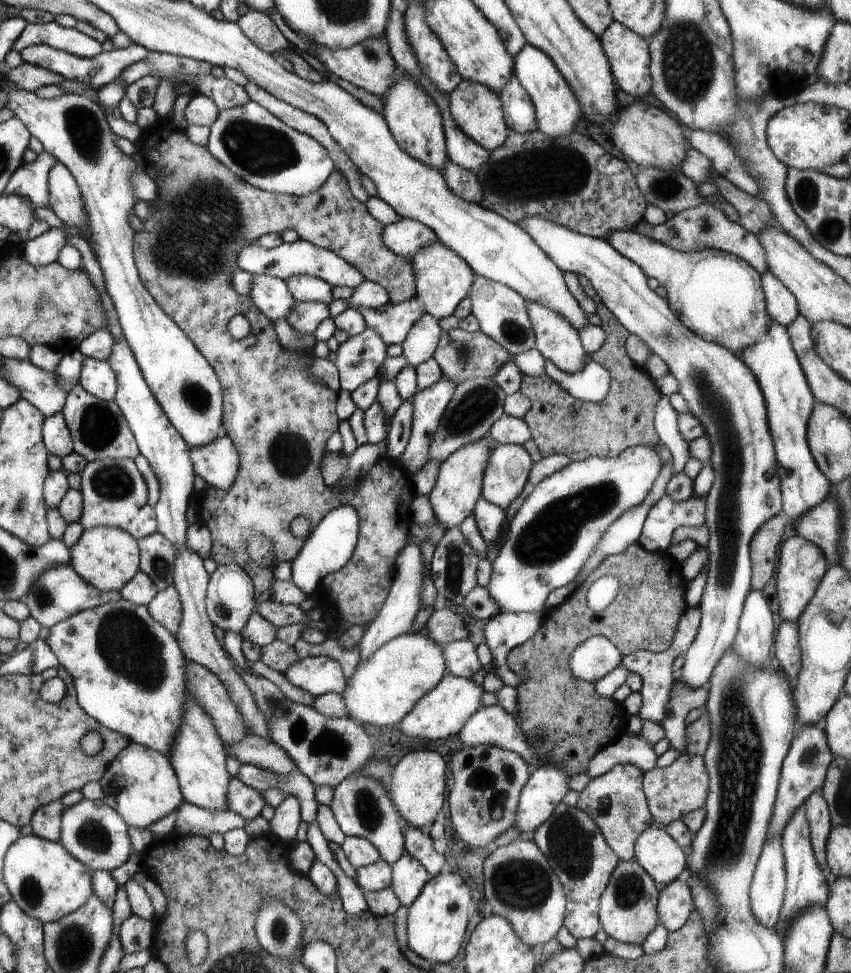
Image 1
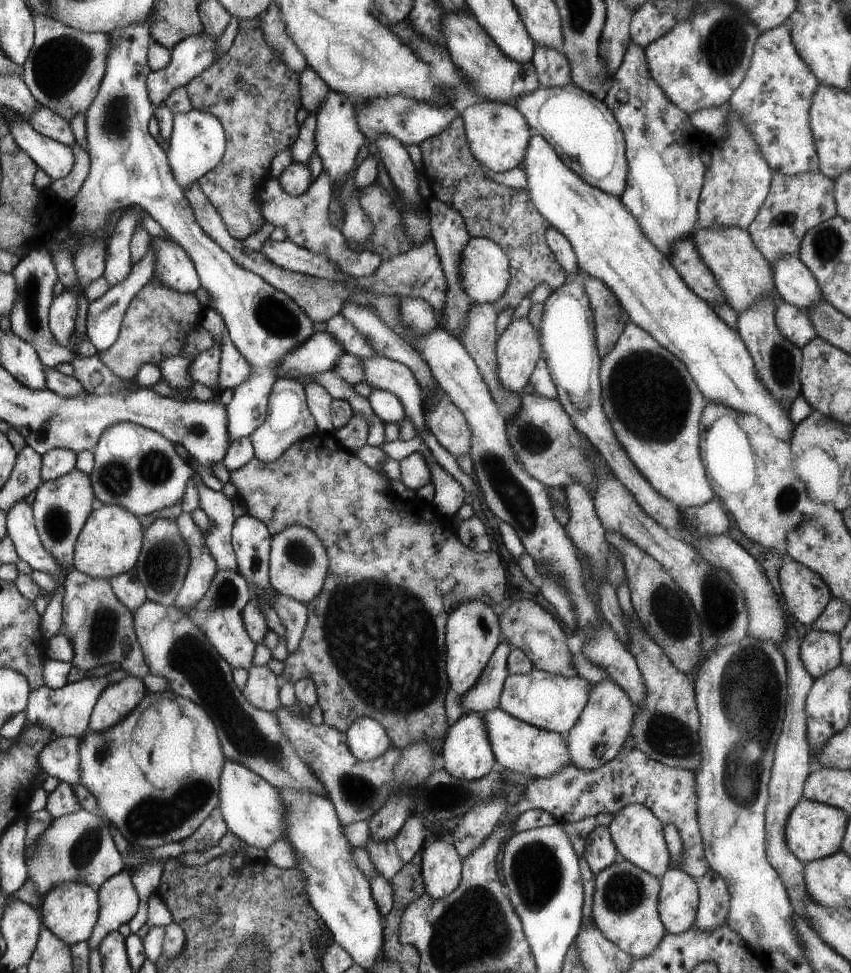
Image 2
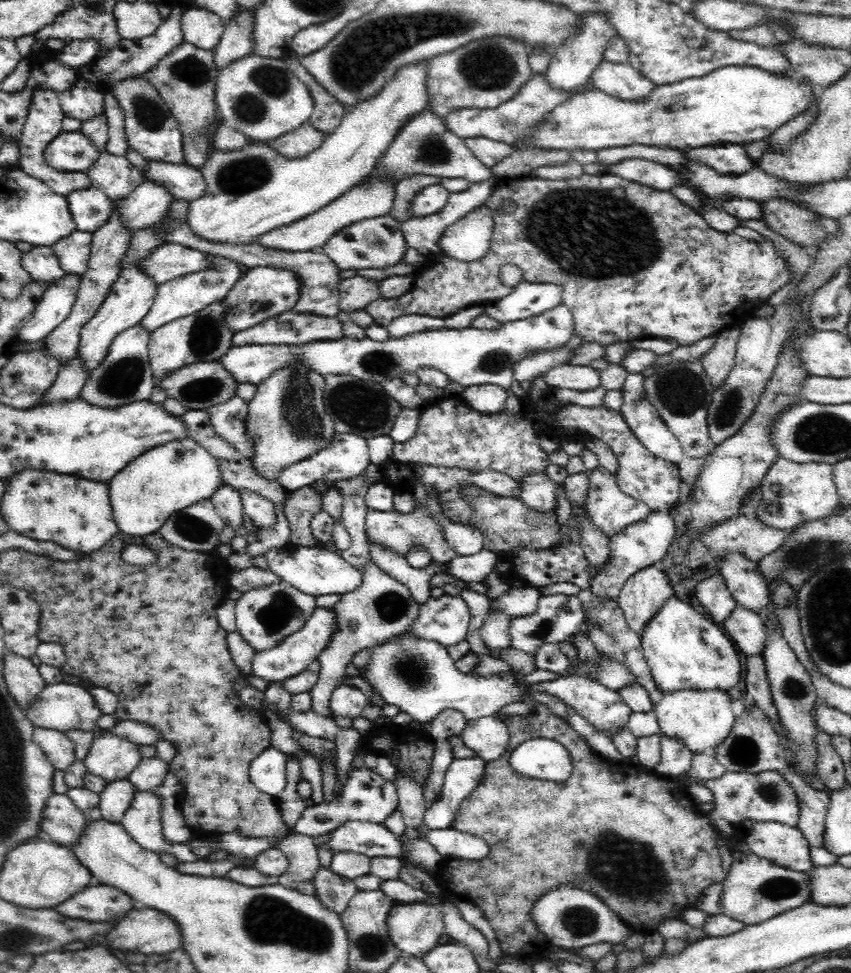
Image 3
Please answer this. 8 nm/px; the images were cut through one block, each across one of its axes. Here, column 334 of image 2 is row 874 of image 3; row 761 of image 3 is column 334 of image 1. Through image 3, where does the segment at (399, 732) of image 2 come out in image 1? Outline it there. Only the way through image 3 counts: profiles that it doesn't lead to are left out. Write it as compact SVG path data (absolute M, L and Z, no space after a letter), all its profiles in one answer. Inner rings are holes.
M163 120L163 122L157 122L157 124L153 124L153 126L143 128L143 130L141 130L141 136L139 136L139 142L137 142L135 146L137 146L137 154L141 154L141 158L145 160L145 164L147 164L149 168L155 168L155 170L157 170L157 178L155 178L155 182L157 182L157 198L149 202L149 208L151 208L149 218L143 220L143 226L141 226L139 232L133 236L133 258L135 258L135 266L137 266L137 272L139 272L139 278L143 280L145 288L151 292L153 300L157 300L157 304L165 310L165 314L167 314L173 322L177 322L177 326L189 336L189 340L193 340L193 344L199 348L199 352L205 356L205 360L209 360L209 364L213 366L213 372L219 376L219 382L221 382L221 388L223 388L223 428L225 428L227 438L233 442L233 446L235 446L235 450L237 450L237 456L239 456L237 474L235 474L235 480L233 480L233 484L229 486L229 490L219 490L219 488L215 488L215 486L207 486L201 494L195 496L197 522L201 522L203 526L207 526L207 530L209 530L209 534L211 534L211 554L209 554L209 556L211 556L219 566L237 564L239 568L243 568L245 574L249 574L249 578L251 578L251 582L253 582L253 588L255 588L255 604L259 606L259 604L263 604L263 602L273 600L273 584L275 584L275 572L273 572L273 568L275 568L277 564L281 564L281 562L293 562L293 558L297 556L299 548L305 544L305 538L297 538L297 536L291 534L291 526L289 526L291 520L295 520L297 516L303 516L303 518L309 520L311 530L313 530L313 528L321 522L321 518L323 518L327 512L331 512L331 510L335 510L335 508L339 508L339 506L353 506L355 512L359 514L359 536L357 536L355 554L347 560L347 564L345 564L343 568L339 568L335 574L329 574L329 576L325 576L325 578L321 580L321 594L323 594L325 602L327 602L329 606L333 606L333 610L337 612L337 616L341 616L341 624L345 626L345 630L351 628L351 626L357 626L357 624L369 626L369 624L377 618L379 610L383 608L385 600L387 600L387 596L389 596L389 588L391 588L391 584L393 584L393 572L395 572L397 552L403 550L403 546L405 546L405 542L407 542L407 538L409 538L409 534L407 534L407 530L411 528L411 514L409 514L409 508L411 508L411 506L409 506L409 500L411 500L411 496L413 496L413 494L411 494L411 486L409 486L405 474L401 472L401 468L395 464L395 460L385 456L383 460L379 460L379 462L369 470L369 474L363 478L363 482L357 484L355 492L349 490L349 492L343 492L343 494L339 494L339 496L335 496L335 494L331 492L331 488L329 488L329 486L325 484L325 480L323 480L321 462L323 462L323 458L325 458L325 442L327 442L327 438L329 438L333 432L339 430L339 422L341 422L339 416L337 416L337 396L339 396L339 392L335 392L333 388L329 388L329 386L325 386L325 384L321 384L321 382L313 382L313 380L311 380L309 366L311 366L311 358L313 358L313 356L309 356L309 354L295 354L295 352L289 352L289 350L285 350L283 346L279 346L277 336L275 336L275 330L273 330L273 322L271 322L269 318L265 318L265 314L257 308L257 304L253 302L251 296L241 296L241 294L233 288L231 276L233 276L233 270L237 268L237 258L239 258L239 254L241 254L243 248L247 248L249 244L253 244L255 240L259 240L259 238L265 236L265 234L279 234L279 236L281 236L283 230L293 228L293 230L297 232L299 240L309 242L309 244L313 244L313 246L317 246L317 248L335 252L335 254L337 254L339 258L343 258L347 264L351 264L353 268L357 268L357 270L363 274L365 280L377 282L377 284L389 294L389 302L401 304L401 302L405 302L405 300L409 300L409 298L413 298L413 296L417 294L417 290L415 290L415 276L413 276L413 268L411 268L411 264L409 264L409 258L399 256L399 254L393 254L389 248L385 248L385 246L381 244L381 234L383 234L383 228L385 228L385 226L383 226L381 222L373 220L373 218L367 214L365 204L357 202L357 200L351 196L351 192L349 192L349 188L347 188L347 180L345 180L345 176L341 176L339 172L333 172L333 174L325 180L325 184L321 184L321 188L317 188L317 192L311 192L311 194L305 194L305 196L287 196L287 194L265 192L265 190L259 190L259 188L247 184L247 182L245 182L243 178L239 178L231 168L227 168L221 160L217 160L217 158L209 152L207 146L191 144L191 142L187 140L187 136L185 136L185 130L175 128L171 120L167 120L167 122ZM235 314L243 314L243 316L249 320L249 324L251 324L251 332L249 332L249 336L243 338L243 340L233 340L233 338L229 336L227 328L225 328L227 322L229 322L229 318L235 316Z

